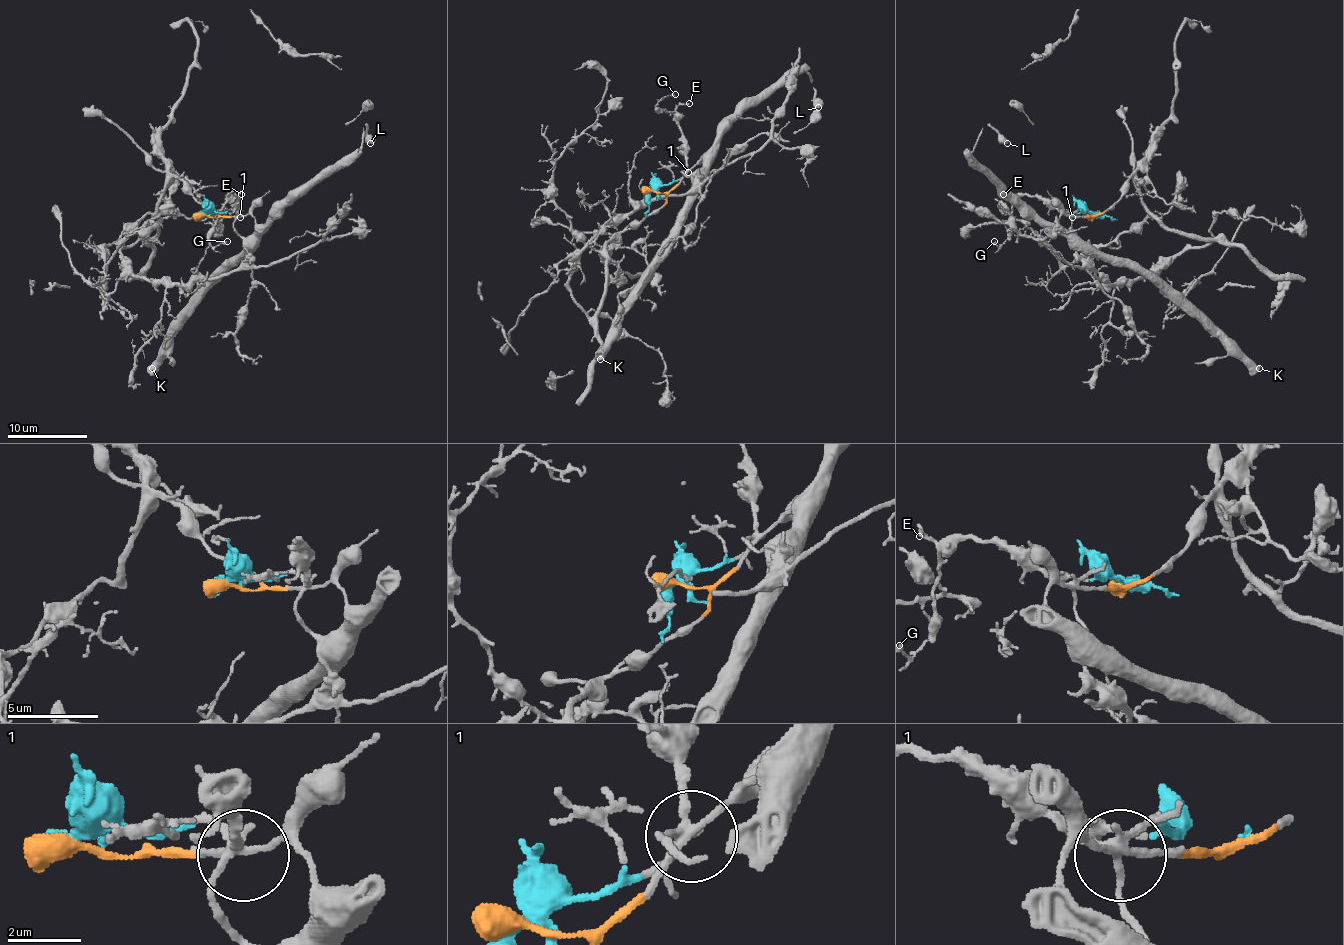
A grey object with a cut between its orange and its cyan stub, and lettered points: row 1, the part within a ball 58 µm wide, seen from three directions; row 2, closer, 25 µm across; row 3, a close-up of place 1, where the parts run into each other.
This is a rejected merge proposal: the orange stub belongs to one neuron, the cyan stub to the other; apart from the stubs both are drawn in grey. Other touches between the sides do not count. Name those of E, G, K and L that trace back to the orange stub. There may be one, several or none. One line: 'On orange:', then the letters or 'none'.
On orange: K, L

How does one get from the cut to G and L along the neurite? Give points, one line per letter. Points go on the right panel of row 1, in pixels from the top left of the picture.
G: (1090, 213), (1076, 209), (1061, 213), (1037, 197), (1021, 195), (1013, 203), (1007, 239), (999, 247), (995, 241)
L: (1090, 215), (1092, 217), (1063, 215), (1055, 225), (1041, 225), (971, 155), (975, 141), (987, 125), (1007, 143)

